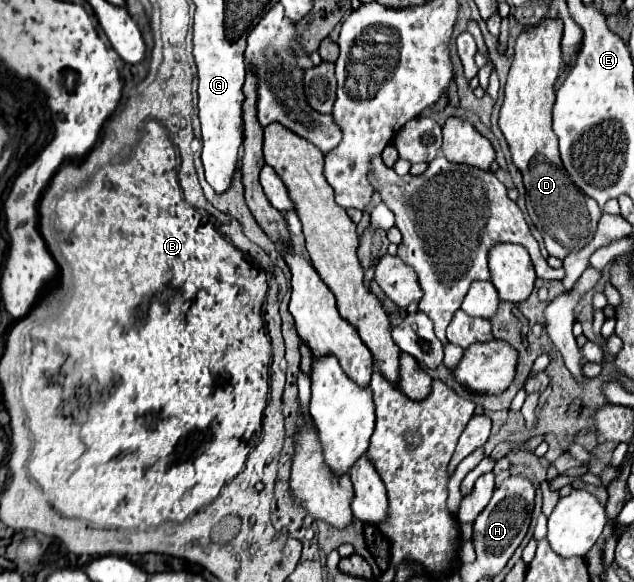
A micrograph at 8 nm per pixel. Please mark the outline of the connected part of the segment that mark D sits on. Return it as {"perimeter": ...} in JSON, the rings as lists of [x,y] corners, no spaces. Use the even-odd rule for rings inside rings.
{"perimeter":[[[544,17],[540,23],[526,27],[516,43],[514,43],[514,59],[512,59],[512,67],[508,73],[508,81],[506,81],[506,99],[502,103],[500,109],[500,119],[498,125],[510,145],[512,151],[512,161],[514,165],[522,171],[524,175],[524,185],[526,185],[526,209],[528,215],[532,219],[532,223],[536,225],[536,229],[540,231],[540,235],[544,237],[546,249],[550,255],[564,259],[568,253],[580,251],[592,237],[598,225],[598,219],[602,215],[602,211],[598,209],[598,203],[588,203],[586,195],[574,185],[574,181],[570,179],[570,175],[566,175],[566,169],[562,167],[560,155],[558,155],[558,139],[552,131],[552,105],[554,105],[554,83],[558,79],[558,73],[562,69],[562,19],[560,17]]]}

